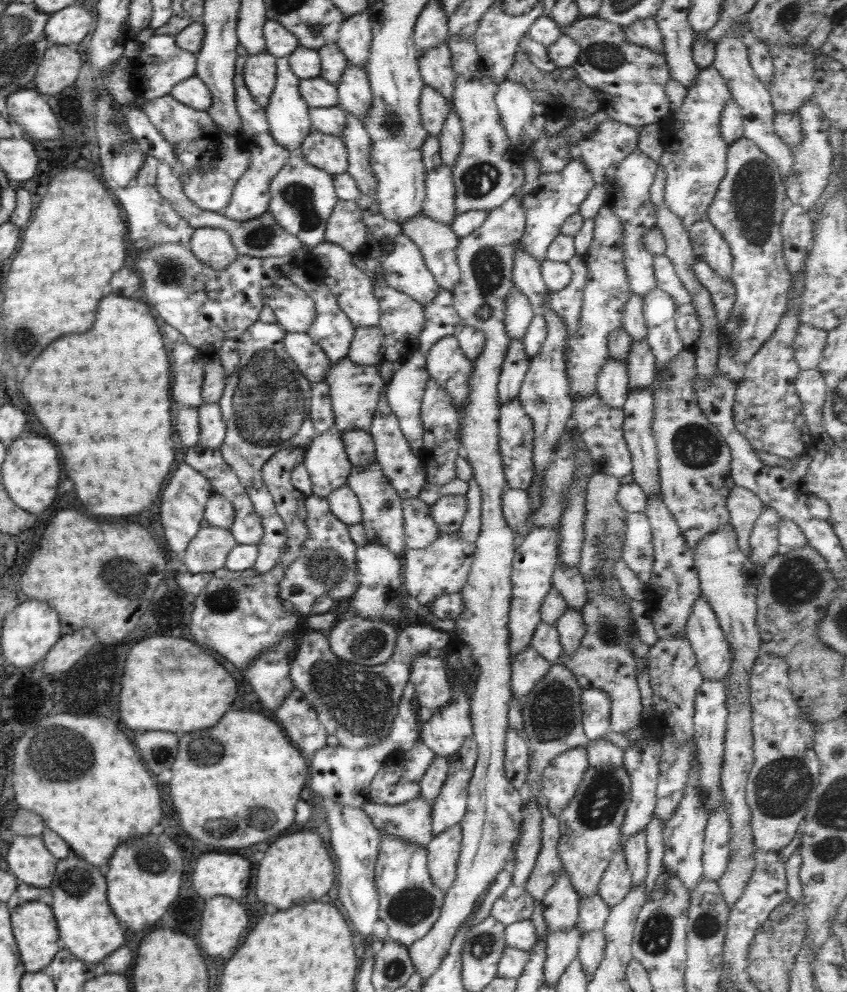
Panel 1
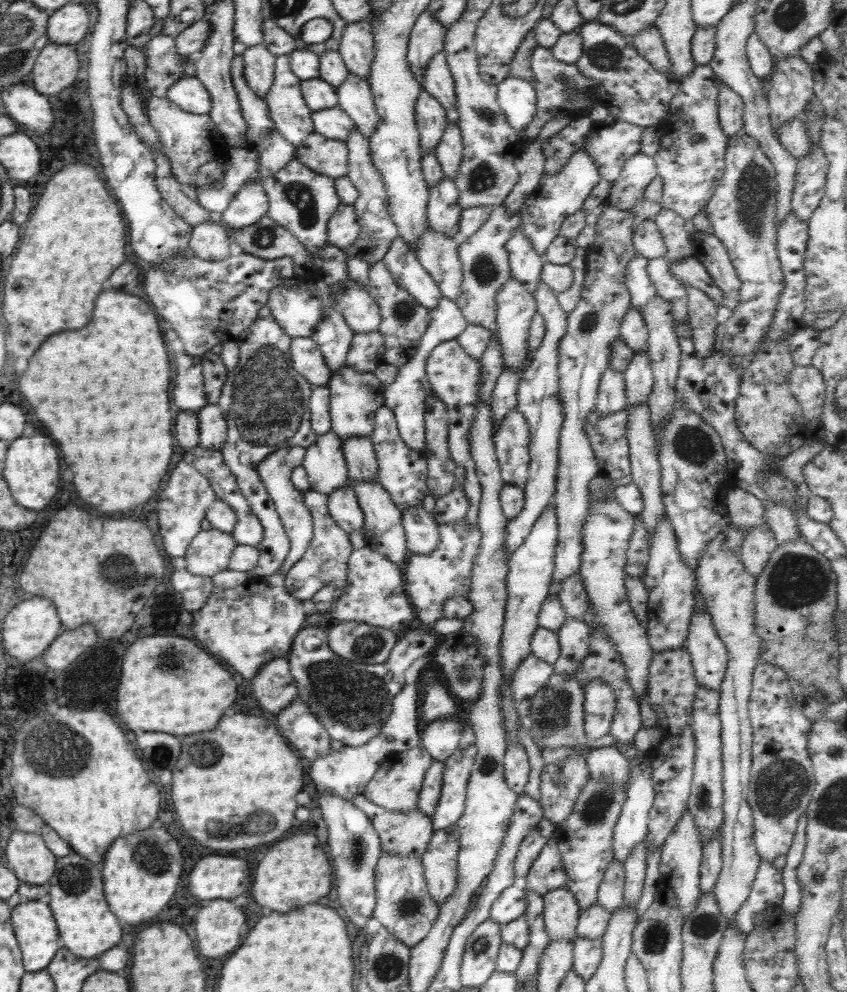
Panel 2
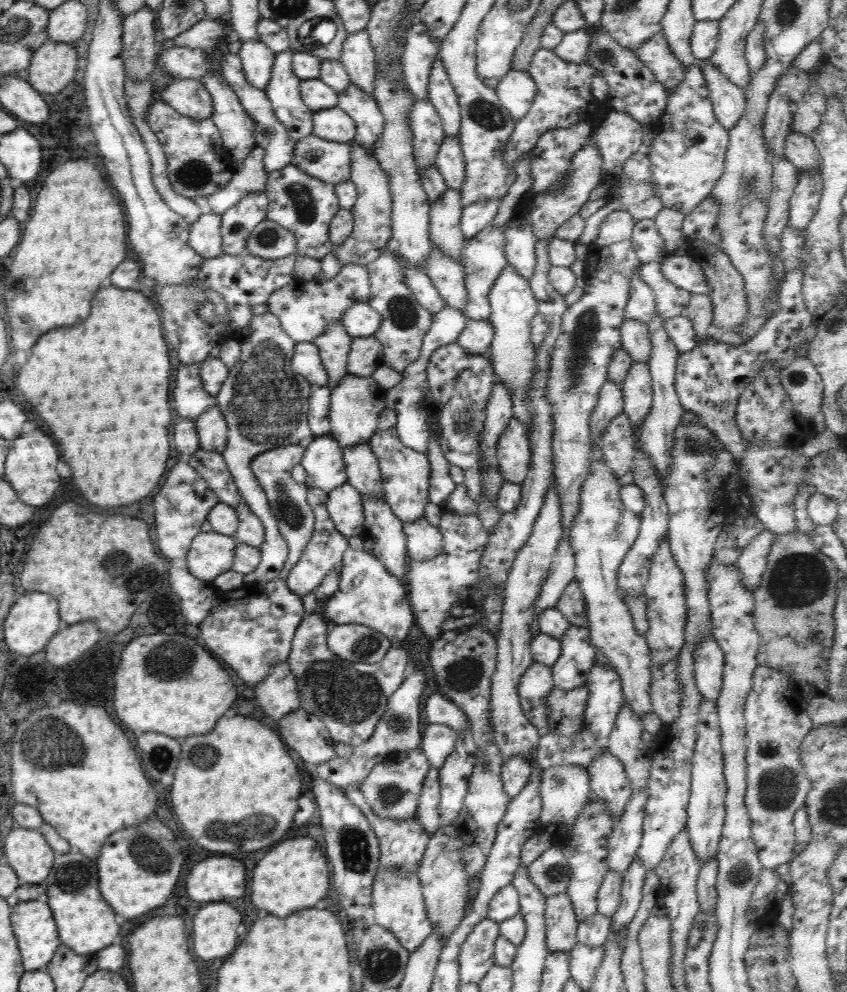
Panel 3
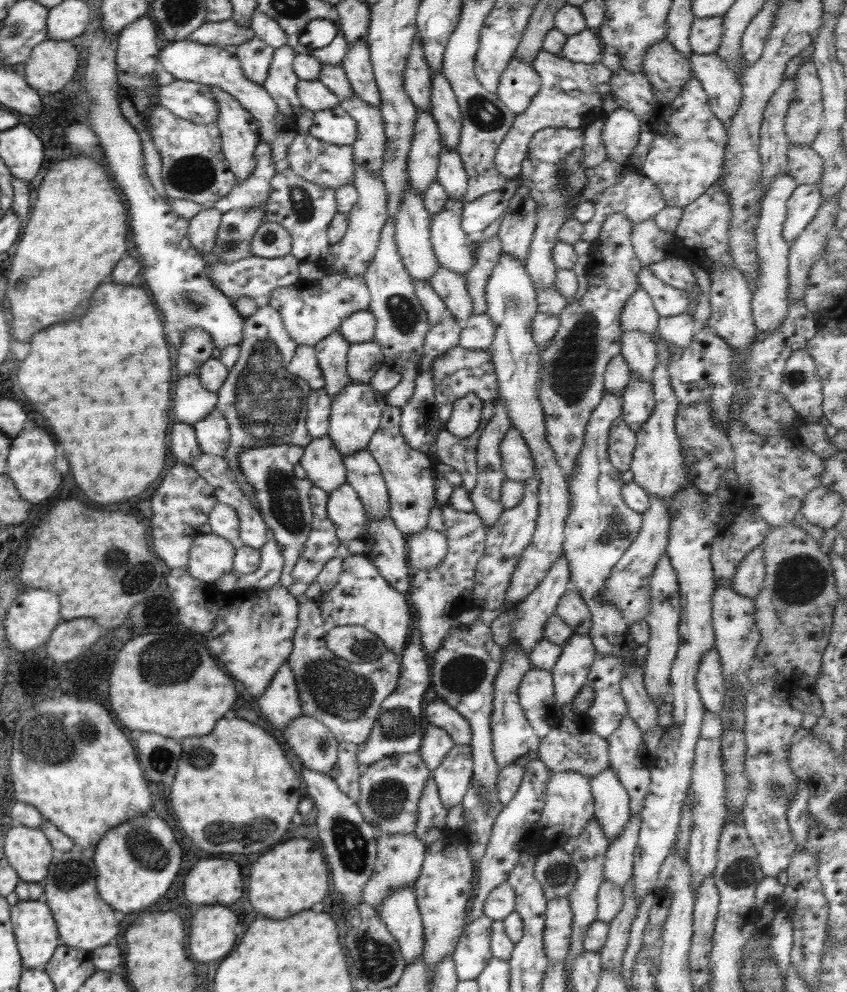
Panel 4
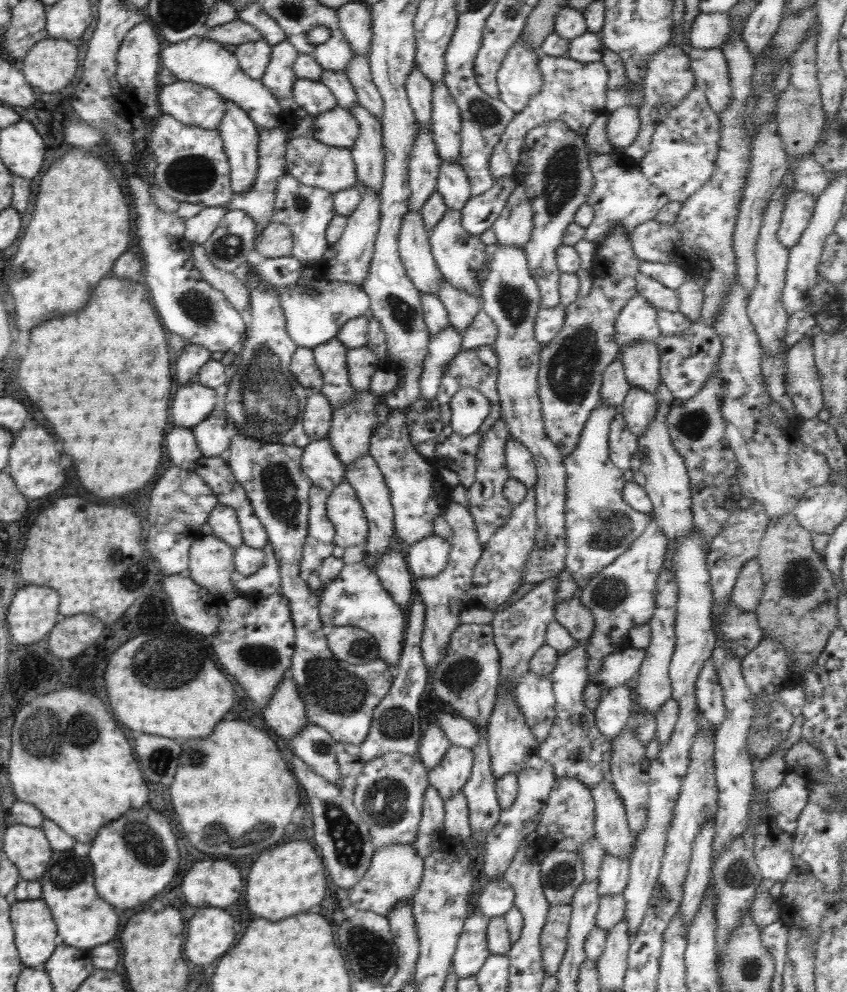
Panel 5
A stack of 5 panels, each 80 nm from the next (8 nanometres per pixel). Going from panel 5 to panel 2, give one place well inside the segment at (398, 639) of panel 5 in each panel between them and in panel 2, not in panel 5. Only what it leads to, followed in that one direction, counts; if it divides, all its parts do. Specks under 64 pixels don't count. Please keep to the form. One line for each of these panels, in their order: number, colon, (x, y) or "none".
2: (375, 594)
3: (368, 595)
4: (362, 597)

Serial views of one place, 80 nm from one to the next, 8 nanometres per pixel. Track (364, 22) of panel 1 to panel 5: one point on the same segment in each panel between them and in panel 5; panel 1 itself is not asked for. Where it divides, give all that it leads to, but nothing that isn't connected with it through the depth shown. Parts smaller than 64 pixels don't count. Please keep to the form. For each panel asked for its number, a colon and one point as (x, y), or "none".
2: (356, 48)
3: (358, 57)
4: (357, 65)
5: (358, 71)

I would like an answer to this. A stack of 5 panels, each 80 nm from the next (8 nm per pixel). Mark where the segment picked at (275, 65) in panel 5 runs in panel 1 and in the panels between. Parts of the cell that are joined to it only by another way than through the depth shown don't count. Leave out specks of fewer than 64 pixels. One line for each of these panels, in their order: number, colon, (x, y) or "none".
1: (287, 114)
2: (292, 117)
3: (282, 90)
4: (281, 82)

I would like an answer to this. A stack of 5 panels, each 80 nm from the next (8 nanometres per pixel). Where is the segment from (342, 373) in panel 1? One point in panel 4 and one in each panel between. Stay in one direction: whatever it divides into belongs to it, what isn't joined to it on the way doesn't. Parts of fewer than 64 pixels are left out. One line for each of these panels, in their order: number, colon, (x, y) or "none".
2: (354, 396)
3: (356, 401)
4: (356, 412)

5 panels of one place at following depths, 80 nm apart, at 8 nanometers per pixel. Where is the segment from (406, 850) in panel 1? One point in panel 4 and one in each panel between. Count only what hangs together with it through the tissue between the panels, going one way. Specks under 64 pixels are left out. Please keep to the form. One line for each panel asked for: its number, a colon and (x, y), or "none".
2: (404, 907)
3: (397, 899)
4: (399, 911)

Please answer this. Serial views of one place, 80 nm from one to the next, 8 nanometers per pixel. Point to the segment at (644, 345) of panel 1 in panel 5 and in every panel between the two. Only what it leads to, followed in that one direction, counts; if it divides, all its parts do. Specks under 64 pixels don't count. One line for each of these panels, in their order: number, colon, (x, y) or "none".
2: (638, 375)
3: (637, 390)
4: (638, 398)
5: (639, 408)

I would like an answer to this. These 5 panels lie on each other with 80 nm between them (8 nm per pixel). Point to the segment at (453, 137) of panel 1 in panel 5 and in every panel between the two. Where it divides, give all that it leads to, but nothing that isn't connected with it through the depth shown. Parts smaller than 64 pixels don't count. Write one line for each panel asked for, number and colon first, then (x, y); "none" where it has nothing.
2: (449, 152)
3: (449, 160)
4: (451, 174)
5: (453, 184)

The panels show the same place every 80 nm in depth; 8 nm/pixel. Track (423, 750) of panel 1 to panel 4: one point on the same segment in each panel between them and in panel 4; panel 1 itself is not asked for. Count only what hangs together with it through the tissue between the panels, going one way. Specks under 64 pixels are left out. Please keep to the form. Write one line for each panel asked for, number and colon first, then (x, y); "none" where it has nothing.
2: (395, 786)
3: (392, 788)
4: (390, 789)

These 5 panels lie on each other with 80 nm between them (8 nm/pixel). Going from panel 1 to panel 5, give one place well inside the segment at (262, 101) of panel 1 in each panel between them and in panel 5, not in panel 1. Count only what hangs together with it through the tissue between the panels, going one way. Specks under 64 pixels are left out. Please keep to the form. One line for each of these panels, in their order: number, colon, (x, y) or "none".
2: (259, 64)
3: (257, 60)
4: (255, 56)
5: (253, 57)

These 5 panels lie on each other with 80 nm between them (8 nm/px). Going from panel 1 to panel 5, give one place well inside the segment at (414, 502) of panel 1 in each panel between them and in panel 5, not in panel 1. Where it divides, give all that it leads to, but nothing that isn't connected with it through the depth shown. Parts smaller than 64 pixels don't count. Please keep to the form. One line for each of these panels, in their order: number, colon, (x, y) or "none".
2: (422, 534)
3: (424, 541)
4: (426, 549)
5: (426, 558)

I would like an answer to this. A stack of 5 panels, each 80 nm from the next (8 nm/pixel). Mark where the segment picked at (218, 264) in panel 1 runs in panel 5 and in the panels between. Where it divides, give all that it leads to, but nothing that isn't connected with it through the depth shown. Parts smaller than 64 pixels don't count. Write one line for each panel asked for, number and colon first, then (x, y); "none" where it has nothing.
2: (209, 241)
3: (205, 238)
4: (203, 228)
5: (198, 229)

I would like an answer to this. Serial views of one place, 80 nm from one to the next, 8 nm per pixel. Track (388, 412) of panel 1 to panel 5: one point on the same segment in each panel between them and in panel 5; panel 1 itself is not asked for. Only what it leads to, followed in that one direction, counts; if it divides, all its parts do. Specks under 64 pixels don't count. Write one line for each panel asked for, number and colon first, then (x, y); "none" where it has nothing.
2: (402, 472)
3: (404, 472)
4: (408, 474)
5: (418, 495)

